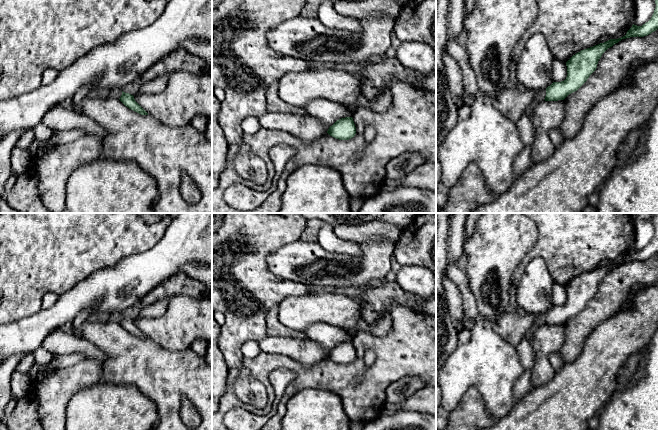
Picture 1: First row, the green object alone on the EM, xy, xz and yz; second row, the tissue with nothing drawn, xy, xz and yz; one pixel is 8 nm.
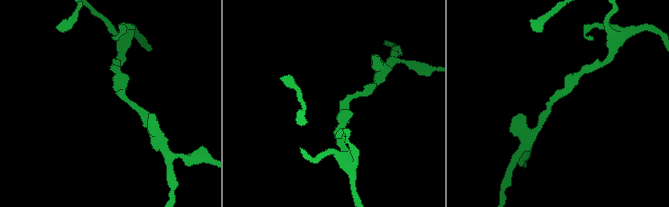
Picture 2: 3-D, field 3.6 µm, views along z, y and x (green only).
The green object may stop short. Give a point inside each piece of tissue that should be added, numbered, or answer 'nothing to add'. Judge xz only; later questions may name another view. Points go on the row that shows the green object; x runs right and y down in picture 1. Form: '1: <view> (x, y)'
nothing to add

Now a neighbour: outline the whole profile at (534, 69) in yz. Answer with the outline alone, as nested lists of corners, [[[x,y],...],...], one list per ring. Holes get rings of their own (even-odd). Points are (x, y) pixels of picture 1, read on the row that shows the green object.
[[[533,34],[526,41],[517,62],[517,79],[524,88],[534,92],[546,89],[553,83],[553,60],[554,56],[544,35]]]

